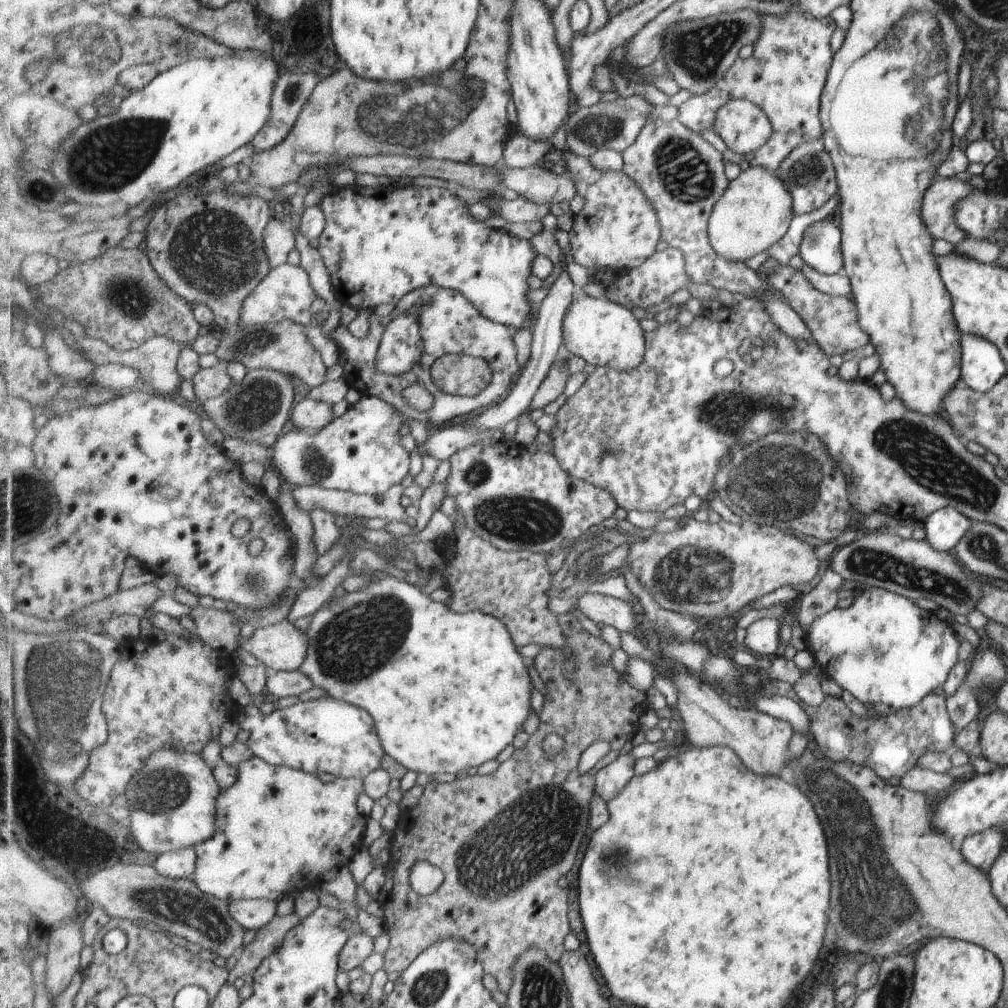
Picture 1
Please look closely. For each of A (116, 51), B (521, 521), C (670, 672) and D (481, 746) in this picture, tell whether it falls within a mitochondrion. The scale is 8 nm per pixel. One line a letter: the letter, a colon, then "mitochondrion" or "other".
A: mitochondrion
B: mitochondrion
C: other
D: other

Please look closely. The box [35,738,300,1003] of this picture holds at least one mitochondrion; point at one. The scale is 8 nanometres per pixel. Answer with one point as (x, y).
(191, 913)

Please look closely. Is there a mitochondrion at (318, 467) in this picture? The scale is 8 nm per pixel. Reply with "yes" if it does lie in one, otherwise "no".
yes

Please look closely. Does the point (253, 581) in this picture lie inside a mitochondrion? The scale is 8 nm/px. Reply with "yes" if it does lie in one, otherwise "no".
yes

